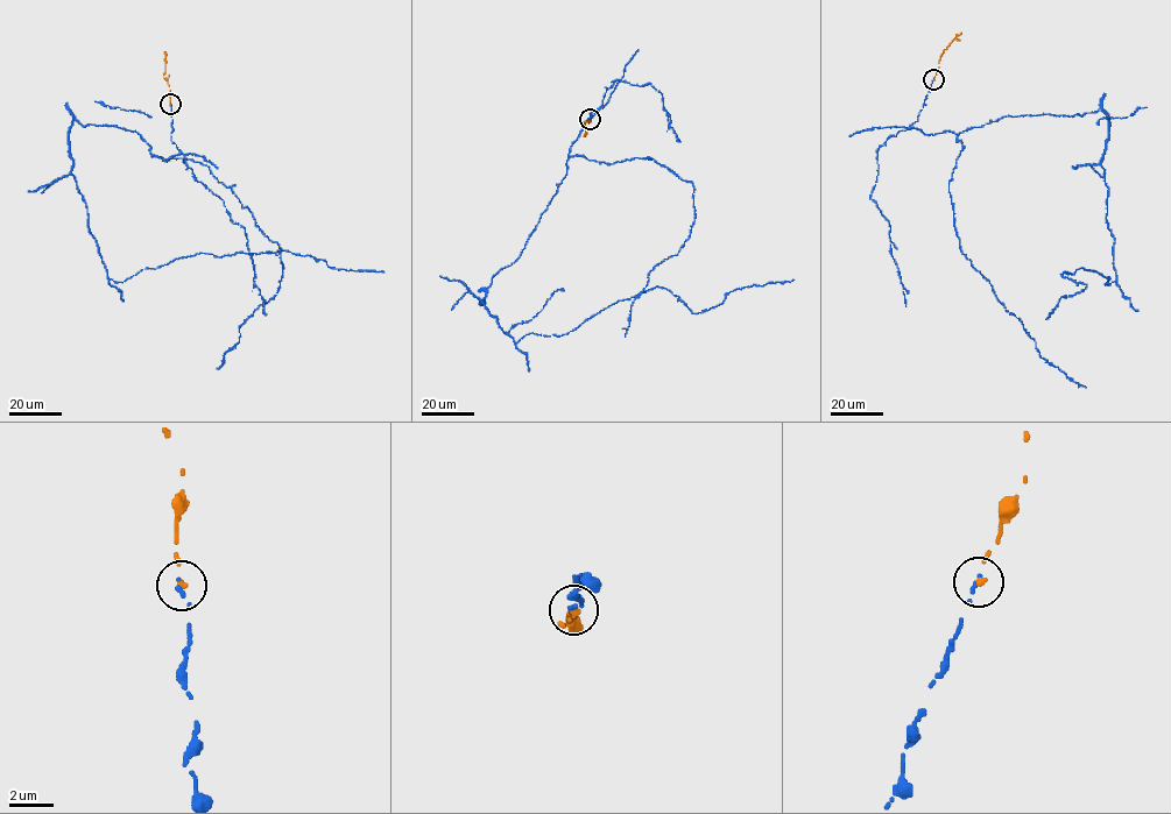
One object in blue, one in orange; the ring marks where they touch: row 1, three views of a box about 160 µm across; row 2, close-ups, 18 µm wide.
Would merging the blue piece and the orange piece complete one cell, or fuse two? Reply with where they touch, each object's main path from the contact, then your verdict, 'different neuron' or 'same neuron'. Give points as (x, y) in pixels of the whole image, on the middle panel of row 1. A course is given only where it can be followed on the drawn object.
(590, 119) | blue via (590, 119), (601, 106), (480, 302), (515, 344), (657, 287), (697, 313), (794, 280) | orange via (590, 119), (590, 122), (584, 121), (584, 136) | same neuron

